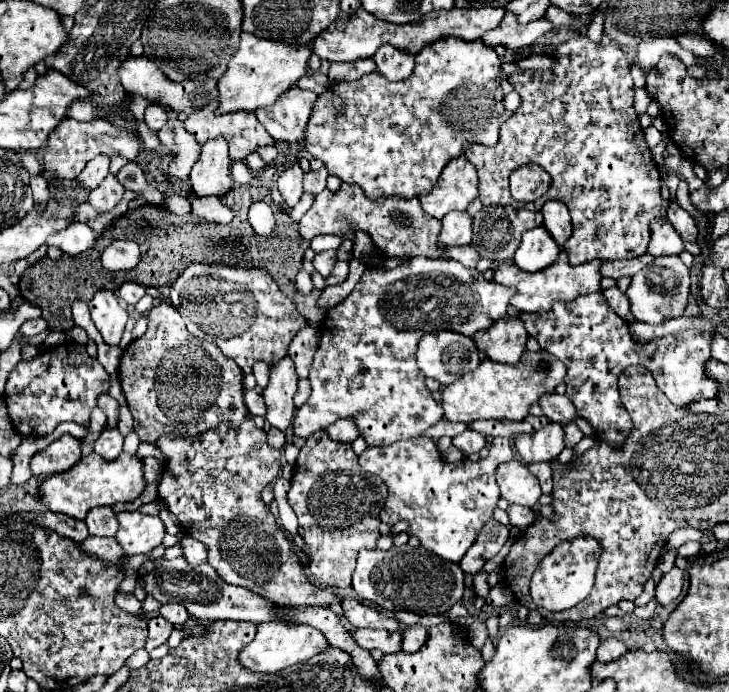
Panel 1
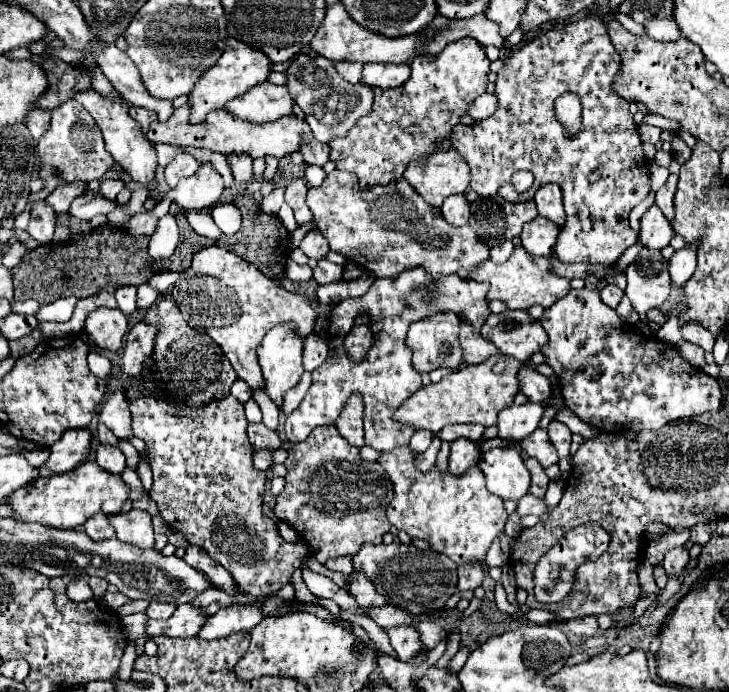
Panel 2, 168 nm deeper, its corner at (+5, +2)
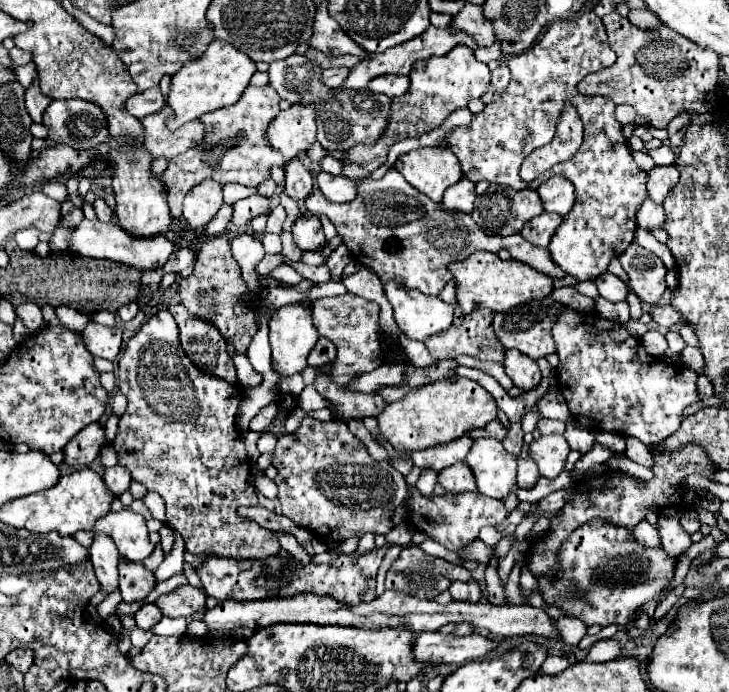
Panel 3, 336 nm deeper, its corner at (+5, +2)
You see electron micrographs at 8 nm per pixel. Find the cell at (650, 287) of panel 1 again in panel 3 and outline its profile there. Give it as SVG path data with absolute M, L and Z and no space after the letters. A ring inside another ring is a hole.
M637 243L629 245L629 249L625 249L625 253L621 253L619 261L629 275L629 285L633 289L633 293L643 303L657 305L661 295L667 289L667 283L665 283L667 269L665 269L663 261L655 253L639 247Z

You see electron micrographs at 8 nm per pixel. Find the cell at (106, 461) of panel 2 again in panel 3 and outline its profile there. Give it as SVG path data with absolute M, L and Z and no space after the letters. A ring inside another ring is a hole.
M121 465L105 469L105 477L103 479L105 479L105 485L111 489L111 493L117 495L117 497L123 495L129 489L129 485L131 485L131 475Z

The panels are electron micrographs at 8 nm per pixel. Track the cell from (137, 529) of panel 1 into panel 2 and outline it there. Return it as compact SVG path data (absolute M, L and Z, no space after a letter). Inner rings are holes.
M131 509L129 513L109 515L109 523L115 527L117 539L123 543L131 543L143 549L155 545L151 515L147 511Z

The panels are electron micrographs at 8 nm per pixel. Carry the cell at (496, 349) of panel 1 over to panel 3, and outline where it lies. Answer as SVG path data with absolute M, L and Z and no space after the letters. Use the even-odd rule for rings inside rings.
M549 295L549 297L543 297L541 301L529 301L505 313L495 313L495 333L505 349L519 349L521 353L537 361L557 351L551 329L553 329L553 321L557 321L557 313L563 311L563 307L565 307L563 303L557 303Z

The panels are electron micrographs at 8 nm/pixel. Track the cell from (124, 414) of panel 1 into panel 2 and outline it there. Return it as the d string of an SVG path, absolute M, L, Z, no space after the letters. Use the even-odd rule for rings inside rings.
M117 439L119 441L119 449L125 453L125 457L127 457L127 463L135 469L137 467L137 461L139 461L139 453L137 453L137 449L129 443L129 439Z

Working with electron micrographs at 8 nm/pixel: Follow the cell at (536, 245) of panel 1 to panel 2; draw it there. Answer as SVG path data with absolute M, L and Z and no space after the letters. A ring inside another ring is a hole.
M535 217L533 221L525 223L521 231L521 245L533 257L551 255L555 249L555 241L559 235L559 227L543 217Z

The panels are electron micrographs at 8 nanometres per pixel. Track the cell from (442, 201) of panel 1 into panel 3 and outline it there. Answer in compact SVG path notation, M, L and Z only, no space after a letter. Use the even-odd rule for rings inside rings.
M425 147L407 155L399 155L395 169L415 189L433 201L441 201L445 189L463 177L457 157L443 147Z

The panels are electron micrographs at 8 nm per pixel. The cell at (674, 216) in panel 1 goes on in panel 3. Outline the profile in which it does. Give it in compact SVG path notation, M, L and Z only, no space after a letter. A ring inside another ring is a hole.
M669 165L669 167L653 167L649 171L649 181L647 181L647 197L653 199L655 203L661 203L665 195L677 185L679 181L679 171Z

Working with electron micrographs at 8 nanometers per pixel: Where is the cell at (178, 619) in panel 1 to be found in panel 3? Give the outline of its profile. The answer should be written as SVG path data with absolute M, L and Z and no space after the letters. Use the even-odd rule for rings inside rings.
M145 603L133 617L135 617L137 627L141 627L141 629L153 629L163 615L161 615L161 611L157 609L157 605Z

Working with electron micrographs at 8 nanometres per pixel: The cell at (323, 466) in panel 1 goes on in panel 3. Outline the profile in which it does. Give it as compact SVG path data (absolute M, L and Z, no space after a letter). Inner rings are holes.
M305 417L295 433L279 437L277 449L273 453L273 467L277 467L275 483L279 487L283 515L287 515L295 525L303 525L307 529L309 523L333 525L331 537L339 543L347 537L363 533L387 535L393 527L391 515L395 507L399 507L407 497L405 477L395 467L391 467L389 461L375 461L367 453L365 445L349 431L347 423L341 421L323 423L313 417Z

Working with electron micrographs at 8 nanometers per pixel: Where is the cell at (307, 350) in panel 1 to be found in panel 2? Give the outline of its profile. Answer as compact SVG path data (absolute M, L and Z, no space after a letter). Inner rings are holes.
M317 331L309 333L303 339L303 367L305 367L305 371L313 371L319 365L323 365L327 351L329 351L327 341Z

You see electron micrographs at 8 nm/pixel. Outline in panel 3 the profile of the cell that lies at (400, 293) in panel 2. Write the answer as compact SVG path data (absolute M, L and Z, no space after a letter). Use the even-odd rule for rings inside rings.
M317 375L315 389L327 397L337 407L337 421L351 421L351 419L363 419L363 417L375 417L385 409L385 401L381 395L363 395L363 393L345 393L341 385L335 385L329 381L329 375Z

